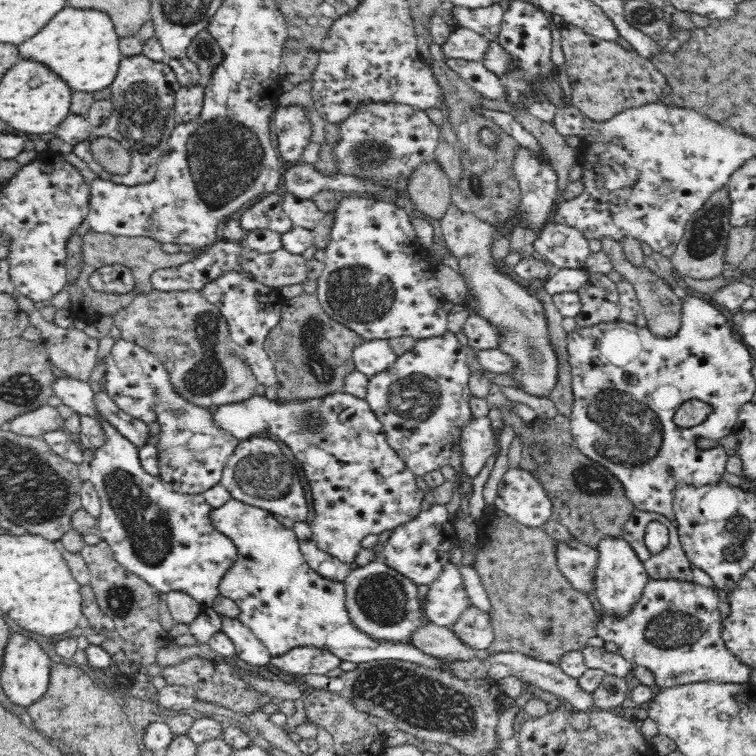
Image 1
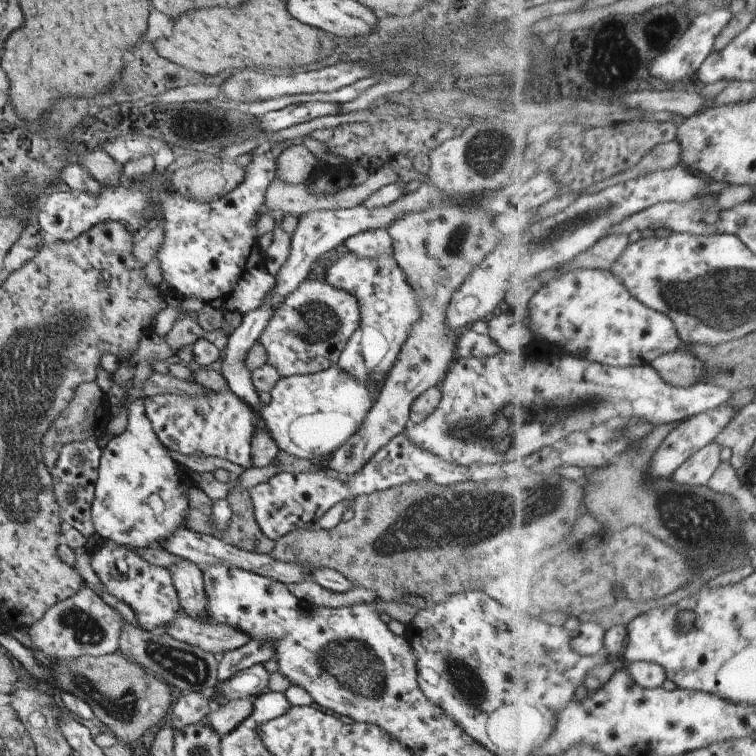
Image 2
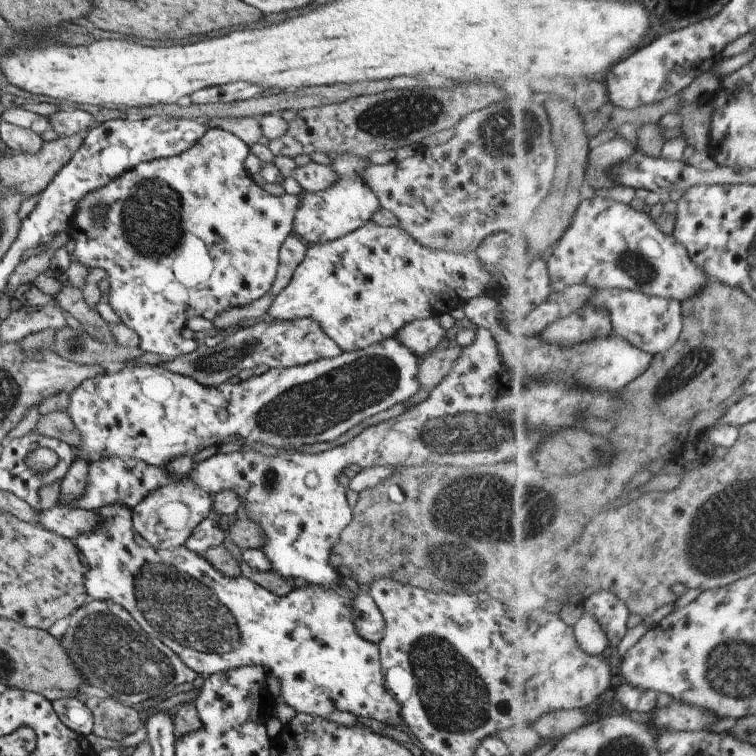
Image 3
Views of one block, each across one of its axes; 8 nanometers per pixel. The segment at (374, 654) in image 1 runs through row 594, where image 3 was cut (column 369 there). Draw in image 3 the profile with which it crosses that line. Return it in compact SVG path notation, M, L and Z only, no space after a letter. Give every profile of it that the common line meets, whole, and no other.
M367 222L351 234L321 244L308 244L303 260L293 270L285 288L278 292L266 313L272 319L293 320L310 318L319 323L342 352L364 349L393 337L407 323L438 316L461 307L475 296L497 297L502 285L478 261L475 252L452 253L427 249L397 227L378 227Z

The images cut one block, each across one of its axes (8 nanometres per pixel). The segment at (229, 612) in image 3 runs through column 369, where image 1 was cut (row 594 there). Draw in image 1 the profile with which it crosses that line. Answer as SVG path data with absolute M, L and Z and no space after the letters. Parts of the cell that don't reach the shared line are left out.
M650 578L640 602L634 604L634 610L626 618L616 620L604 612L596 636L614 642L617 652L628 662L648 668L654 675L654 686L661 690L698 682L751 683L753 668L738 660L722 638L723 618L718 604L720 600L715 587Z

